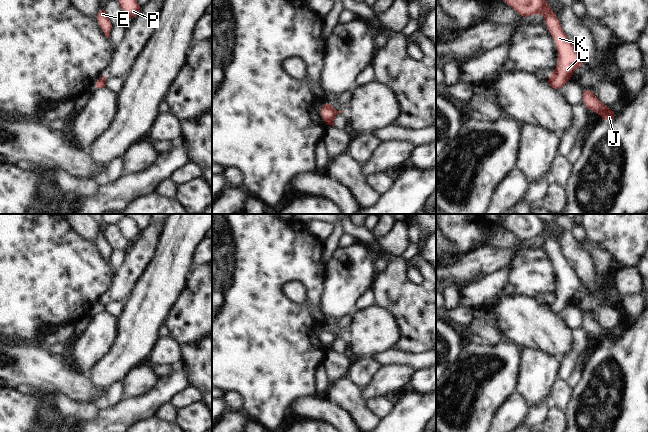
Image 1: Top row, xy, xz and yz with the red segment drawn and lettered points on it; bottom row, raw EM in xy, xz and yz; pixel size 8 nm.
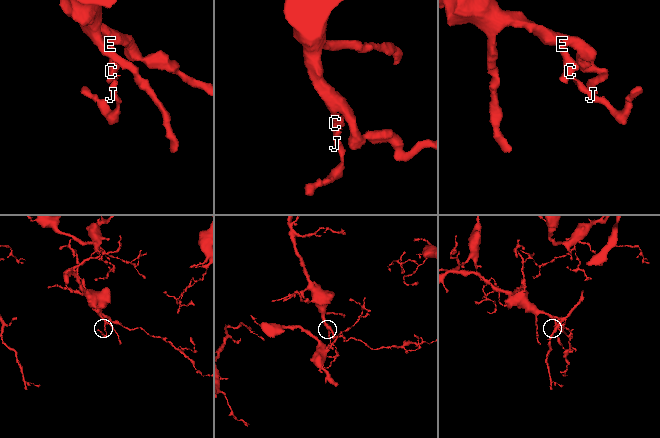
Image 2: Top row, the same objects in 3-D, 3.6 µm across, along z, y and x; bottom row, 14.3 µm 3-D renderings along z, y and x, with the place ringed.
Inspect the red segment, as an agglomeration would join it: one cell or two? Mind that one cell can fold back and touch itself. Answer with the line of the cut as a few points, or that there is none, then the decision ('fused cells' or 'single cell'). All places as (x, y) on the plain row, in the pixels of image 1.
cut xz (328, 328), (334, 336), (331, 348); fused cells

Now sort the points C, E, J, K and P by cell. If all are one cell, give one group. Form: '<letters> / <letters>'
C E K P / J

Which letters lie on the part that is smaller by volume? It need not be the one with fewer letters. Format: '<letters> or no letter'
J

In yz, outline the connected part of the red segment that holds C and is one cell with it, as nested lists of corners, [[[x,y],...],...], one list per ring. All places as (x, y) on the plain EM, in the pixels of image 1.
[[[506,214],[503,226],[511,230],[519,239],[530,241],[542,238],[554,262],[558,287],[554,302],[547,303],[549,310],[559,315],[569,304],[576,292],[584,290],[584,284],[573,267],[567,263],[557,239],[549,231],[549,226],[535,214]]]

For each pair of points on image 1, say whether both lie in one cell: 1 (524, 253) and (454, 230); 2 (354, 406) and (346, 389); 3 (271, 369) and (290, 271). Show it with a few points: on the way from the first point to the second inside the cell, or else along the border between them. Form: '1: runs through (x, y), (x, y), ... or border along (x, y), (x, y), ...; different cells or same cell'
1: runs through (507, 242), (497, 236), (471, 232); same cell
2: runs through (352, 402), (346, 393); same cell
3: runs through (271, 345), (271, 295); same cell

